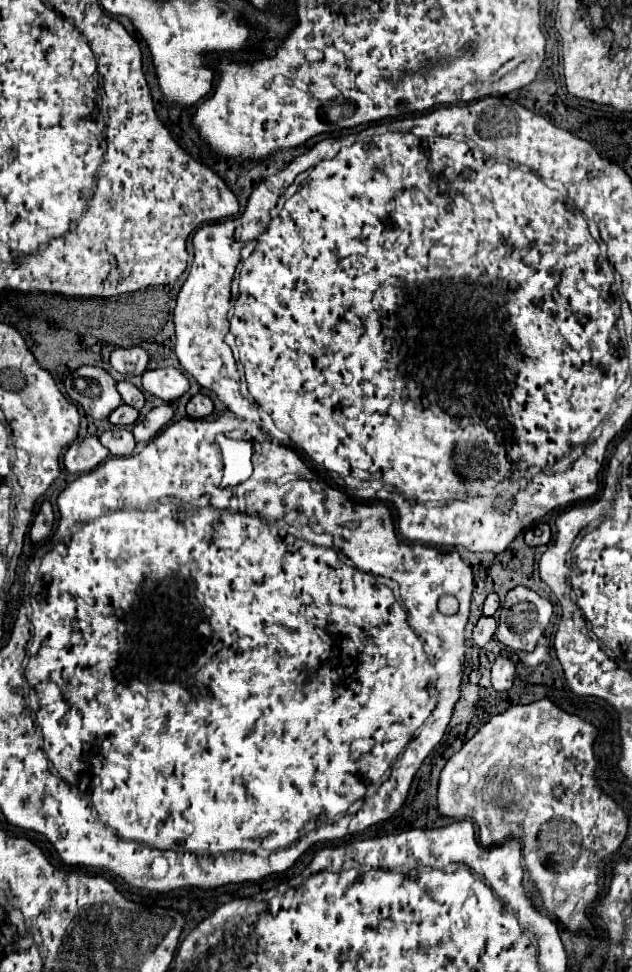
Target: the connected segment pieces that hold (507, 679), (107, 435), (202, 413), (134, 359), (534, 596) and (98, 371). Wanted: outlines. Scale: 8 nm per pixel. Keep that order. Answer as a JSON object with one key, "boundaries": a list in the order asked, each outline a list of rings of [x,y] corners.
{"boundaries":[[[[498,656],[492,666],[492,686],[498,692],[506,692],[512,688],[514,678],[516,678],[516,664],[506,656]]],[[[114,426],[100,436],[100,442],[110,450],[112,456],[130,456],[136,448],[136,438],[128,428]]],[[[196,394],[188,404],[186,412],[190,418],[206,418],[212,412],[212,400],[204,394]]],[[[134,346],[134,348],[116,348],[110,354],[110,366],[120,374],[142,376],[146,366],[148,366],[148,354],[138,346]]],[[[516,586],[506,594],[504,606],[500,610],[500,620],[498,620],[498,630],[496,630],[496,638],[510,650],[528,650],[532,652],[540,640],[540,636],[544,634],[546,626],[550,624],[552,618],[552,602],[548,598],[542,598],[538,592],[526,588],[526,586]]],[[[80,366],[64,380],[72,402],[80,404],[86,416],[106,420],[112,410],[124,404],[116,390],[116,380],[98,366]]]]}

